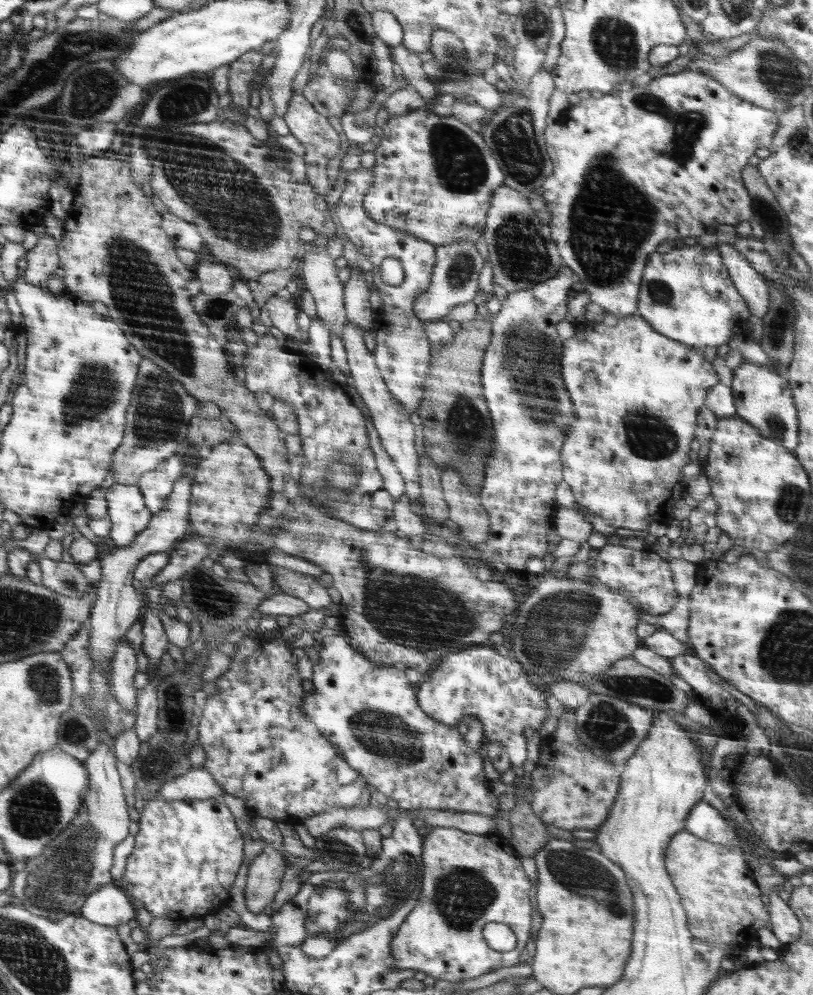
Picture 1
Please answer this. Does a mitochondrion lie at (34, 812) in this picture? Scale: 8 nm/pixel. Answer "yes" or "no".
yes

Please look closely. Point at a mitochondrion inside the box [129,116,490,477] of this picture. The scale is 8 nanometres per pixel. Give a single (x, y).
(230, 199)

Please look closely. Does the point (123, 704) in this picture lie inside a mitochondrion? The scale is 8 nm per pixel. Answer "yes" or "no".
no

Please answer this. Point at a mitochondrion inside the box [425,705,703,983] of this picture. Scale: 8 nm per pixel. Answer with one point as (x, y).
(463, 895)

